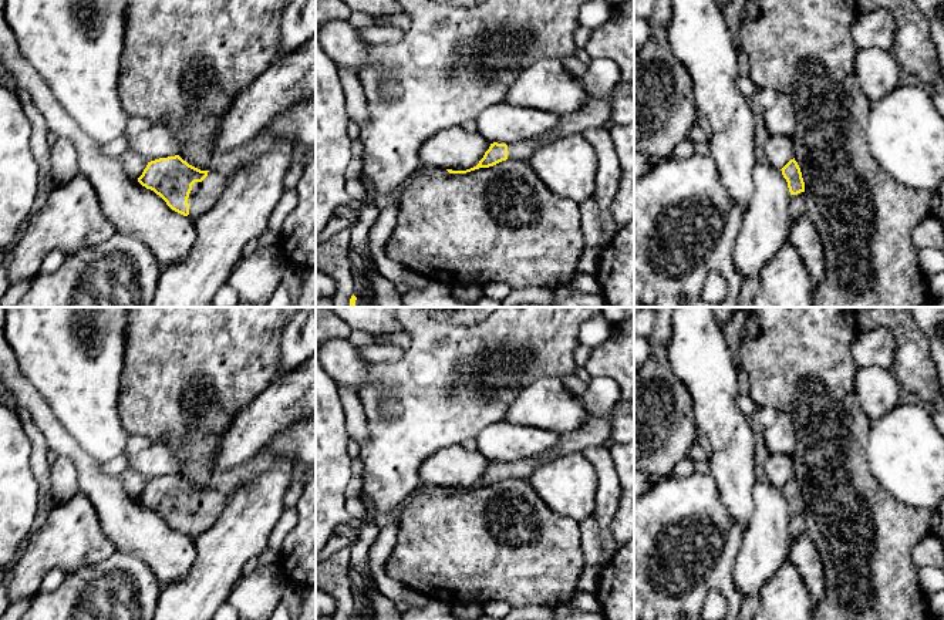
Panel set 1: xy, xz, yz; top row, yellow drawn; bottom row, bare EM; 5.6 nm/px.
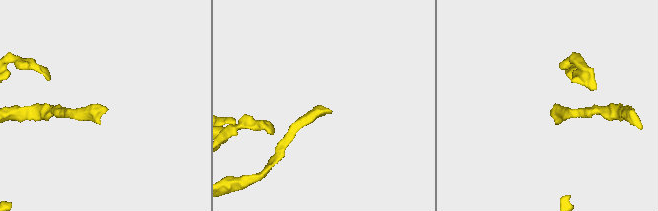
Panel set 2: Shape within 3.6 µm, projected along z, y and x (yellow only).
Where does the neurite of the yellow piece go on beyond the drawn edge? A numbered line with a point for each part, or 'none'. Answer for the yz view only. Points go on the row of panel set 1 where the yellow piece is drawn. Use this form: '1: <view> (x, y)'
1: yz (796, 208)

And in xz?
1: xz (596, 110)

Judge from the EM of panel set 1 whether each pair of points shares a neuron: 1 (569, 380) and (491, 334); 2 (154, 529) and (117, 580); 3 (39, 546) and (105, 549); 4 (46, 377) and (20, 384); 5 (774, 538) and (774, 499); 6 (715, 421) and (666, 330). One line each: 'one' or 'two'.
1: two
2: two
3: one
4: two
5: one
6: two

